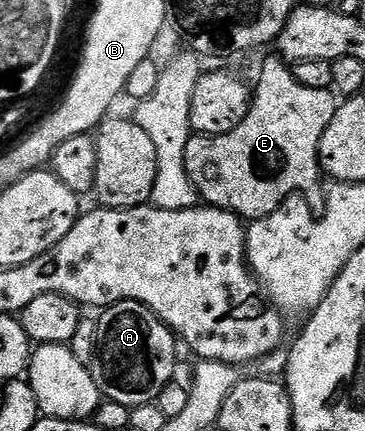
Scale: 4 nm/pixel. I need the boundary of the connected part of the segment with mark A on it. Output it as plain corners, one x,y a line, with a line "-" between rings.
123,300
103,309
96,320
96,354
90,365
101,397
129,409
157,403
175,377
176,344
172,329
145,304

